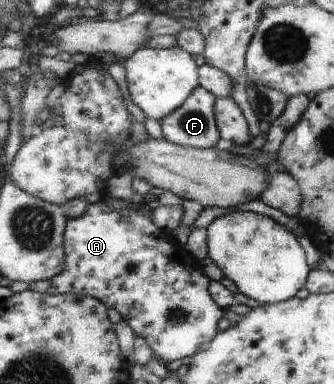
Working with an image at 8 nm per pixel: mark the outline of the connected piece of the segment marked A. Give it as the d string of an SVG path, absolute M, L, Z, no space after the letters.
M101 196L99 201L89 204L85 216L69 217L65 230L64 272L49 280L31 283L29 289L48 295L73 293L100 299L109 309L117 310L135 336L144 338L155 357L166 365L205 350L219 334L224 310L209 292L210 280L205 276L200 260L186 246L175 244L167 231L153 222L153 205L131 203L131 208L109 209L105 199Z

